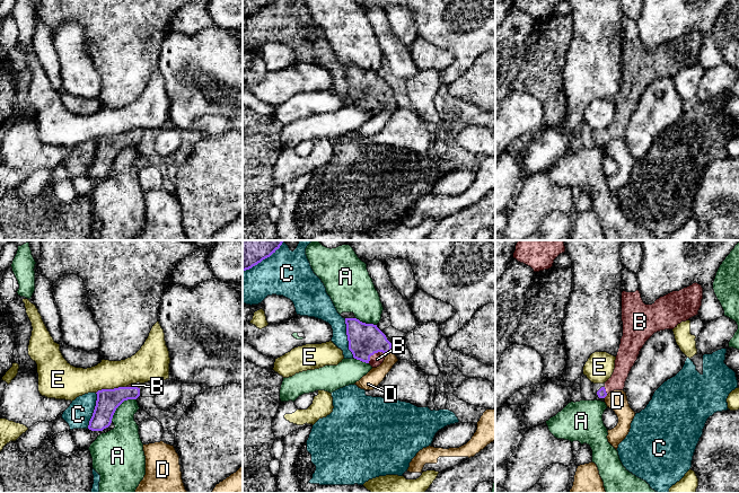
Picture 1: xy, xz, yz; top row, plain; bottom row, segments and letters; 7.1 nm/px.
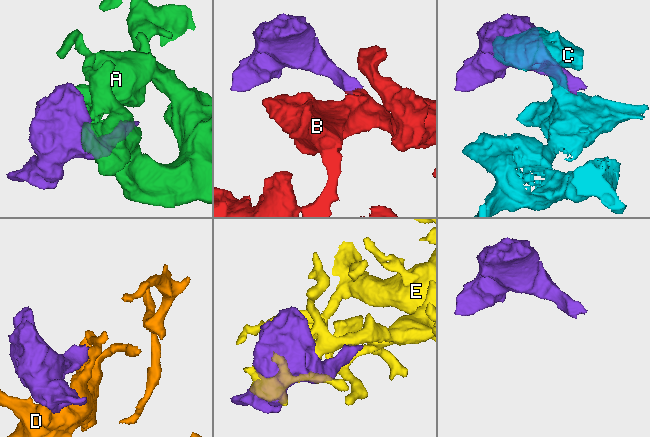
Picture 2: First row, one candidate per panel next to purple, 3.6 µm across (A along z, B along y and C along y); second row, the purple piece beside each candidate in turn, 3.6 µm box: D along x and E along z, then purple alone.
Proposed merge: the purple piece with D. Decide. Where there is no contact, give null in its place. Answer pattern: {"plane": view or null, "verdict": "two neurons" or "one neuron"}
{"plane": "yz", "verdict": "two neurons"}

